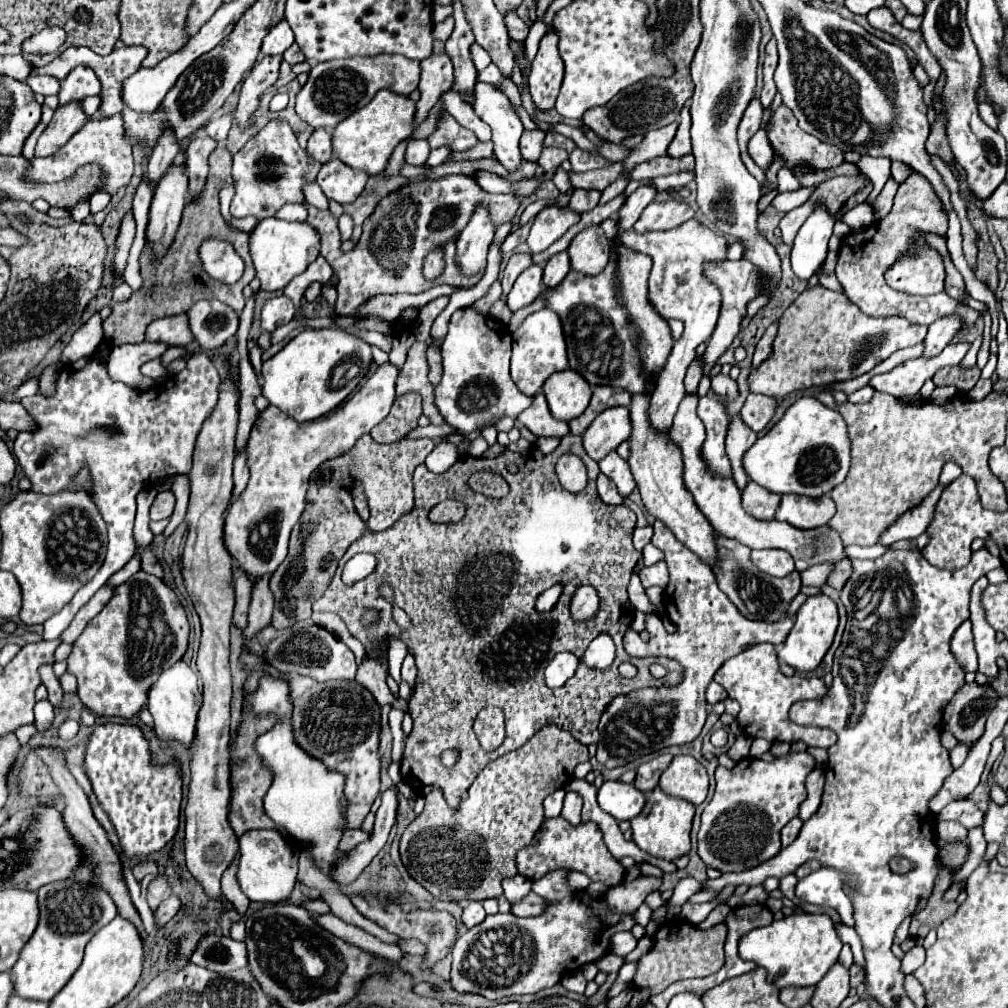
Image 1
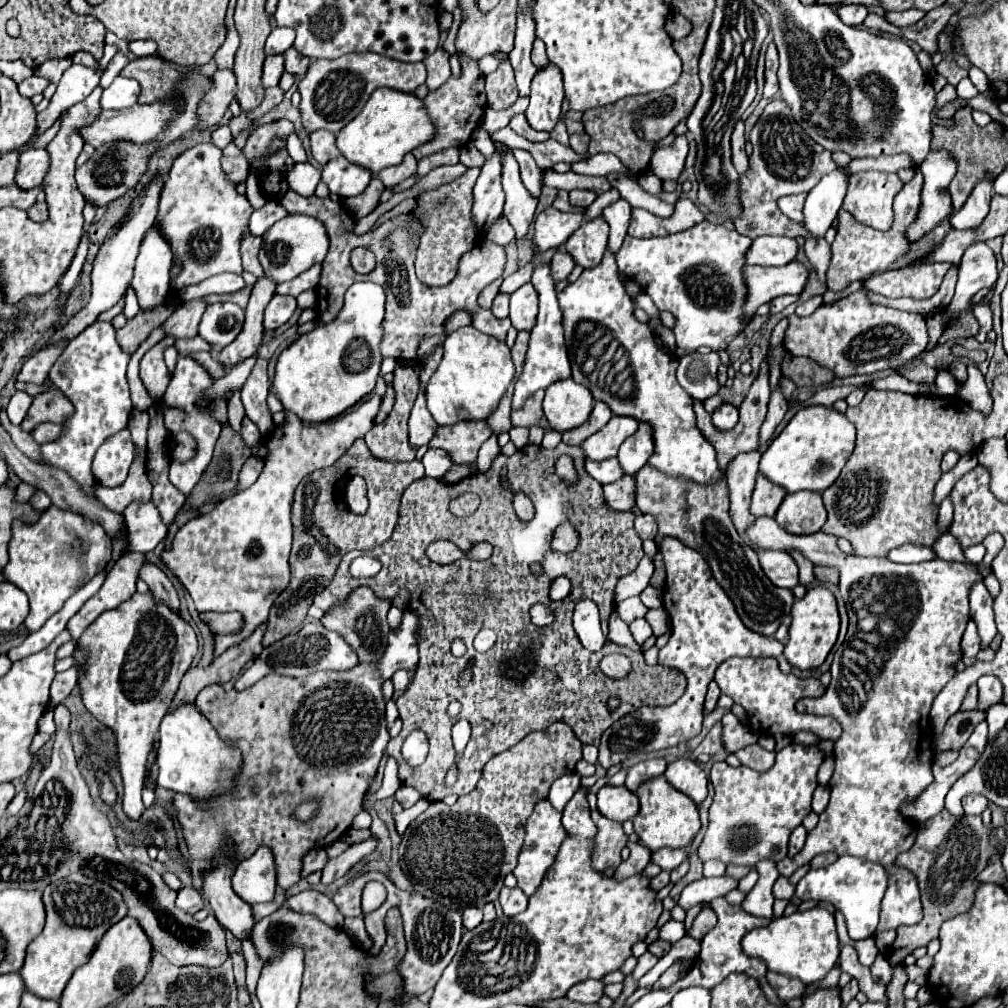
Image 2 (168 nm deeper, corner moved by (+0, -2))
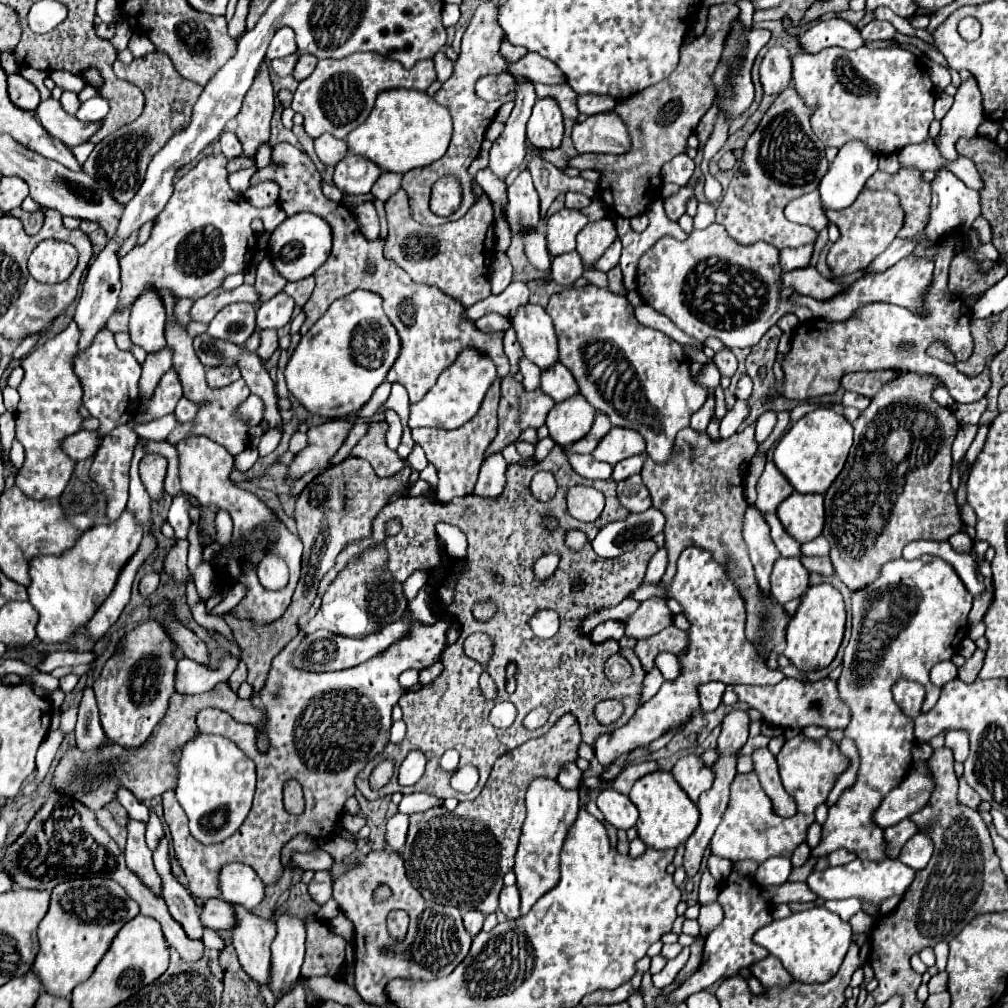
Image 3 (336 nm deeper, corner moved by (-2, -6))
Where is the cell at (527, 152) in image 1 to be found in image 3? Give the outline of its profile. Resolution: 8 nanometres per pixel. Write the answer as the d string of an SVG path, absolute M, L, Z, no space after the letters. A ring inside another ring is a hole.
M528 169L520 171L516 181L508 187L508 211L510 229L514 235L520 233L520 225L538 225L540 221L540 200Z

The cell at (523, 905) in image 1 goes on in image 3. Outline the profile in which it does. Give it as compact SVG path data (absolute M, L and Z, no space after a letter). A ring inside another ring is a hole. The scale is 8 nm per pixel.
M504 887L500 893L500 911L508 919L520 917L520 891L518 887Z

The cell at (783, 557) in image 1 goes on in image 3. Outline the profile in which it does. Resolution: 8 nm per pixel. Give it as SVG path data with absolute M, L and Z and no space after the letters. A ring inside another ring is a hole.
M780 557L772 569L770 583L772 597L784 605L790 599L802 597L802 593L808 589L808 571L794 557Z

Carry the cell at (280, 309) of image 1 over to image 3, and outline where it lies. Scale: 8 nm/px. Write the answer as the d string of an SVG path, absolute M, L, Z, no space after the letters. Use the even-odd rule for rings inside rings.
M286 293L274 295L270 301L262 303L258 309L258 327L260 329L280 329L290 323L294 311L294 299Z

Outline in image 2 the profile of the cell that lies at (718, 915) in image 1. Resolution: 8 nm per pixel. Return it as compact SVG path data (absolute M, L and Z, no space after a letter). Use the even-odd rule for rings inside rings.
M706 907L706 909L702 909L702 913L696 917L696 921L694 921L694 925L692 925L692 931L690 931L690 937L694 937L694 939L700 941L714 925L716 925L716 913L714 913L710 907Z

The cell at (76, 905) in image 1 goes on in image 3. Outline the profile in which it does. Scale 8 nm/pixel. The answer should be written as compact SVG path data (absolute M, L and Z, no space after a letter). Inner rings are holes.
M96 877L56 885L50 909L38 927L40 949L32 965L32 973L42 981L44 991L54 997L70 997L72 989L92 975L122 925L138 913L136 901L132 901L116 881Z

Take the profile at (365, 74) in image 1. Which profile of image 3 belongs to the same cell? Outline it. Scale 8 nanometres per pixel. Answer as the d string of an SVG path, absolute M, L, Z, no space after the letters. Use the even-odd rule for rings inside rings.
M354 53L340 61L320 59L314 73L298 85L292 109L304 115L304 129L310 137L316 139L322 133L330 133L336 139L344 139L352 129L366 121L380 91L398 87L426 91L434 79L436 71L430 59L416 63L412 69L404 69L400 63L380 53Z

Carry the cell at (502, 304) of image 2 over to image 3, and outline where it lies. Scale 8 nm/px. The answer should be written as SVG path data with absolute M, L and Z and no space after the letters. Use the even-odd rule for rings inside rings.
M488 313L488 315L484 315L484 317L480 317L476 321L476 327L480 331L498 331L498 329L504 329L506 331L506 329L512 327L512 323L510 323L508 317L500 315L500 313Z

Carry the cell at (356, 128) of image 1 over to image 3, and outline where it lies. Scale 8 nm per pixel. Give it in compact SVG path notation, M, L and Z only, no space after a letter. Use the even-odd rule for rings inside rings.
M390 89L378 95L372 113L346 137L346 143L350 153L370 159L382 171L406 173L414 167L424 167L440 159L448 149L450 135L452 119L448 109L422 91Z

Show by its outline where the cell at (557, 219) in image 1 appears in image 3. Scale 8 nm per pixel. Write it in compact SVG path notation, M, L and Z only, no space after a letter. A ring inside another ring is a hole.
M560 209L546 221L546 243L552 257L574 251L576 249L576 235L588 223L586 215L578 209Z

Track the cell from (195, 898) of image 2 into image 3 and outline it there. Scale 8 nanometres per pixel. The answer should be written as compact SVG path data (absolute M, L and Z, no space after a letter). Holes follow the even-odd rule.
M212 897L212 899L206 899L204 905L200 907L200 921L202 925L206 927L212 927L212 929L224 929L224 931L230 931L232 925L234 925L234 911L232 911L232 905L218 899L218 897Z

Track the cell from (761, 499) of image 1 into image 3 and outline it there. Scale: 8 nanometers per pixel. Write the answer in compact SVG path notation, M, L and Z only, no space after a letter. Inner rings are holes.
M768 459L764 473L758 481L758 499L756 499L756 507L760 513L776 513L778 505L792 495L792 485L786 481L784 475L778 473L776 465Z

